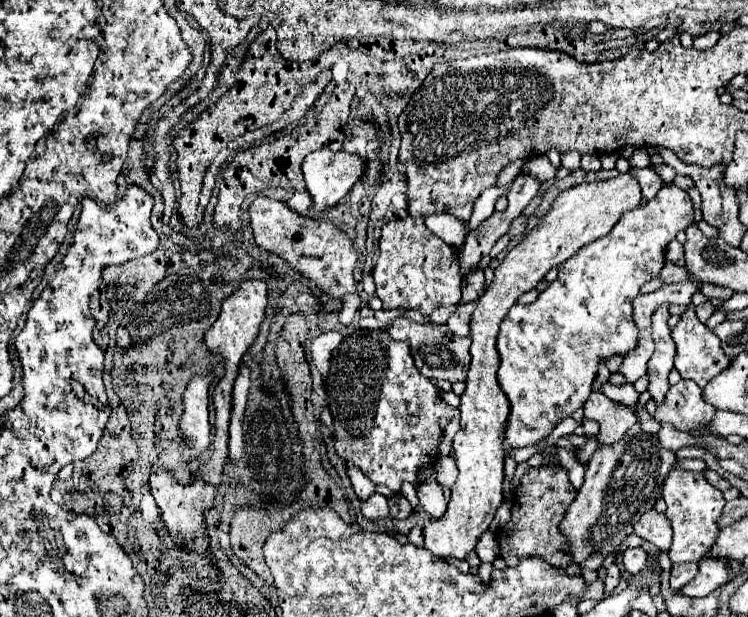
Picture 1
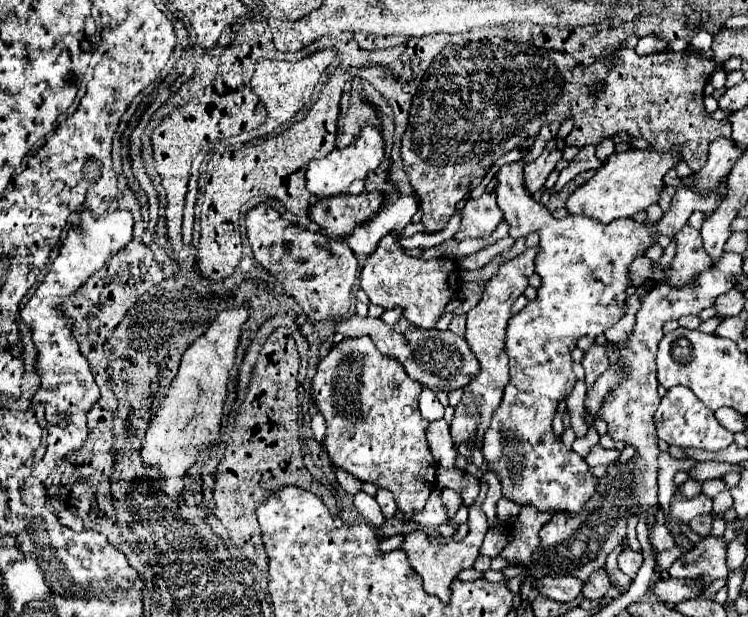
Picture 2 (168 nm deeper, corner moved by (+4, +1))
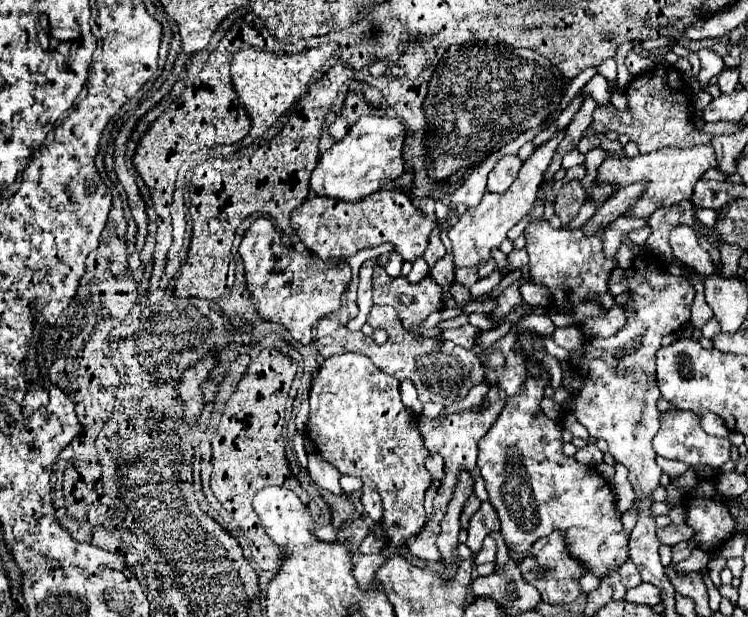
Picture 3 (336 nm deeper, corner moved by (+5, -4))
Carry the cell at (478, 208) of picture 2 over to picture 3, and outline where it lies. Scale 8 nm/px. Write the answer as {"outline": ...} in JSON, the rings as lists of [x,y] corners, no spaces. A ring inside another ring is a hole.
{"outline":[[[564,129],[556,131],[550,141],[546,141],[546,143],[542,143],[534,149],[534,153],[522,163],[522,167],[518,171],[518,177],[506,193],[502,193],[502,195],[484,193],[482,201],[476,207],[466,209],[460,215],[460,221],[448,231],[448,237],[450,237],[450,243],[452,243],[452,261],[454,261],[456,269],[460,269],[460,267],[478,267],[480,263],[488,261],[490,251],[494,247],[500,247],[500,243],[506,239],[506,233],[520,219],[530,213],[530,209],[534,207],[534,203],[538,199],[538,191],[544,183],[544,171],[548,169],[550,159],[554,155],[558,143],[564,139],[564,133],[566,133]]]}

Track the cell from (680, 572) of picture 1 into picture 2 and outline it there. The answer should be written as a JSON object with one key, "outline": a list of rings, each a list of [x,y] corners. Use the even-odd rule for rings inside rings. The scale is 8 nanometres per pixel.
{"outline":[[[705,536],[701,538],[693,550],[685,552],[673,566],[667,570],[671,578],[703,578],[707,586],[715,578],[727,578],[727,540]]]}

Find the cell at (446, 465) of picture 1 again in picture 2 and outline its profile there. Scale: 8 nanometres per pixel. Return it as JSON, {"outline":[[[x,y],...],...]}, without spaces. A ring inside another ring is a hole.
{"outline":[[[443,489],[441,498],[443,498],[443,502],[447,504],[447,516],[453,518],[453,514],[457,512],[457,508],[459,508],[461,502],[463,502],[461,496],[459,496],[459,492],[455,492],[453,489]]]}

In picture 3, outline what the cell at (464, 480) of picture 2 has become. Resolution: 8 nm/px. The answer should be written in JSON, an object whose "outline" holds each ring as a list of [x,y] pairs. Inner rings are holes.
{"outline":[[[472,495],[472,499],[468,499],[468,503],[464,505],[464,511],[462,511],[462,529],[468,529],[468,523],[470,523],[470,517],[480,509],[480,499],[476,495]]]}

